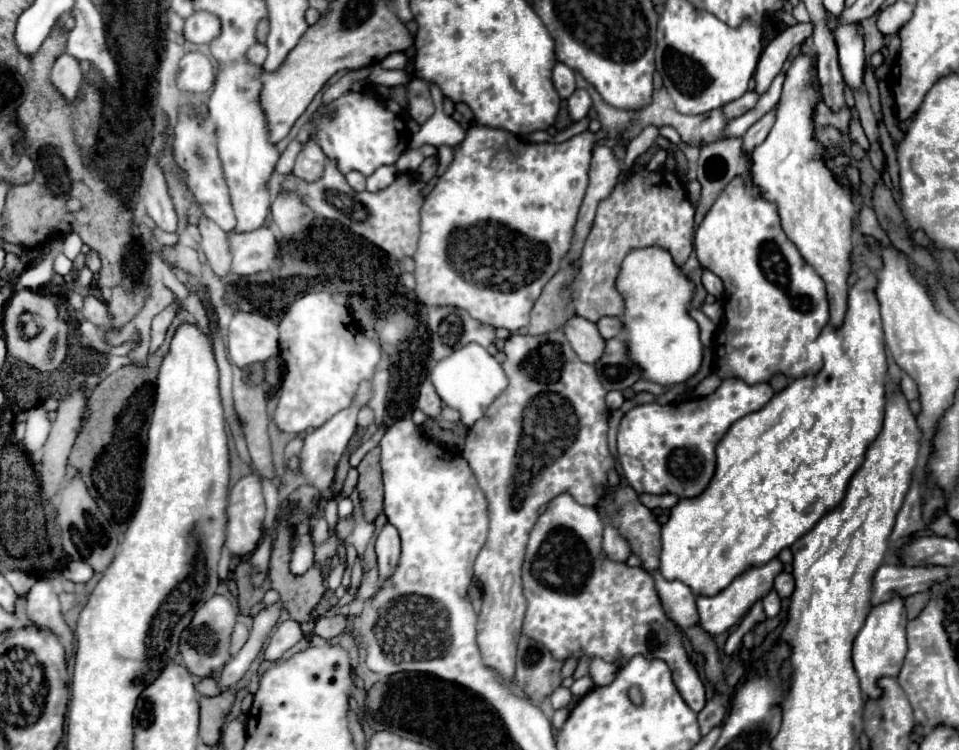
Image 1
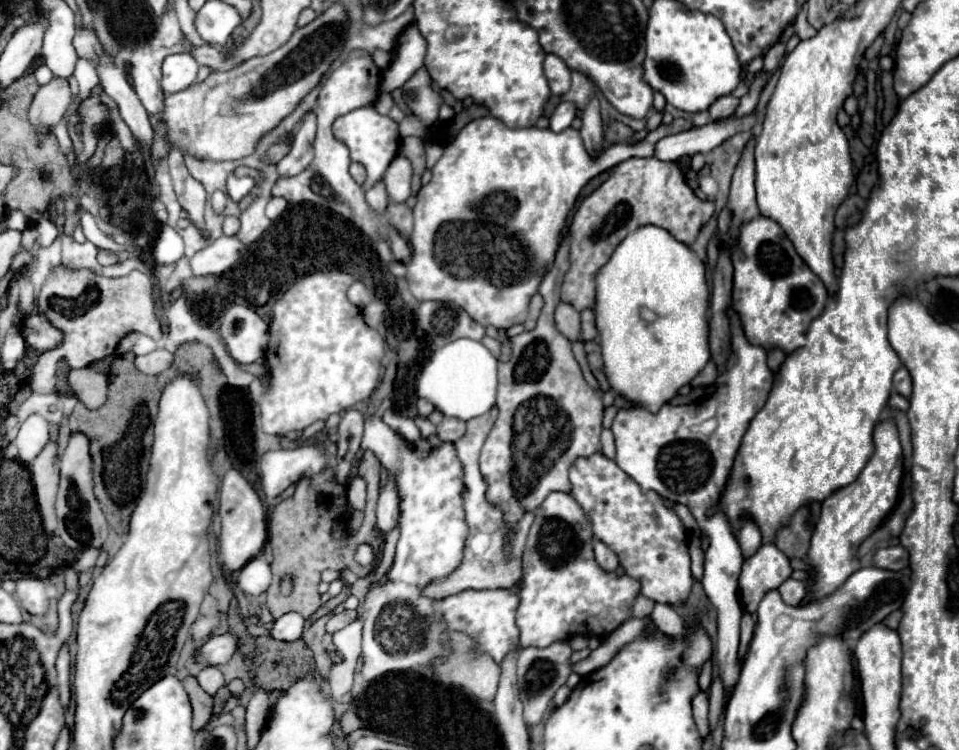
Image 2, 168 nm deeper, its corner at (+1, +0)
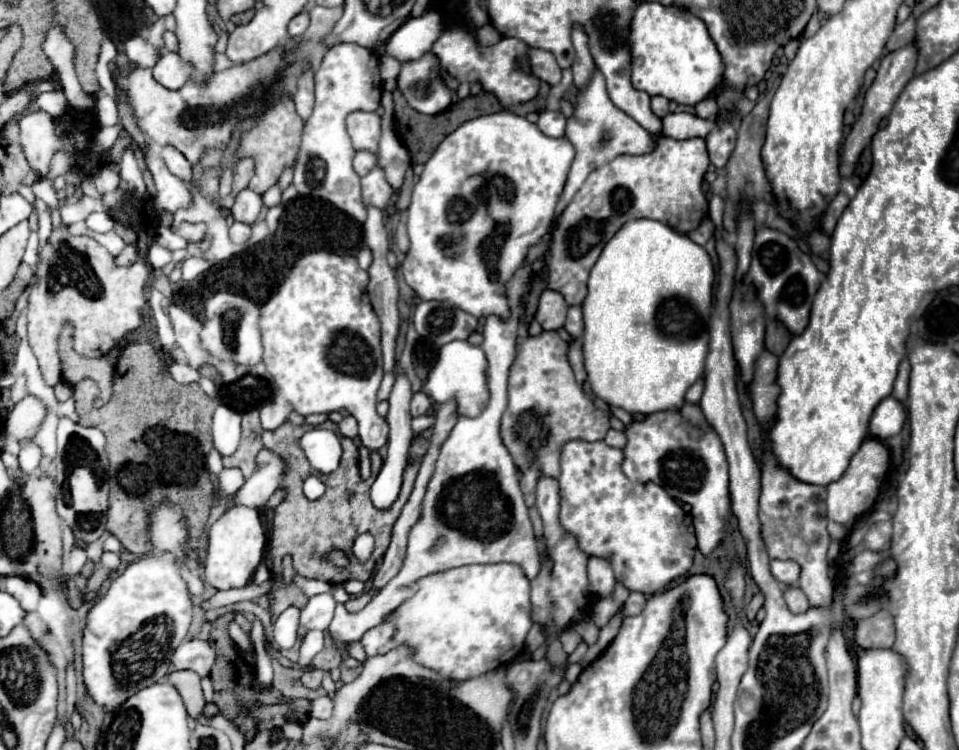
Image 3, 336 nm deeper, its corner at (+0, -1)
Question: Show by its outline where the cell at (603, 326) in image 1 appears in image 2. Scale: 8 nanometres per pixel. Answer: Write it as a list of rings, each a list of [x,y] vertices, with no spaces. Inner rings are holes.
[[[591,309],[581,313],[581,337],[583,337],[583,341],[591,341],[591,339],[599,337],[599,331],[595,325],[595,313]]]

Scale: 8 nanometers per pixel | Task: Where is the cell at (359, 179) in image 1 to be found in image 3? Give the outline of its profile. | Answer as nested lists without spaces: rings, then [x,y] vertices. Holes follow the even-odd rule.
[[[368,150],[356,152],[356,156],[354,156],[354,170],[356,170],[358,176],[368,174],[374,166],[376,166],[376,154],[372,154]]]

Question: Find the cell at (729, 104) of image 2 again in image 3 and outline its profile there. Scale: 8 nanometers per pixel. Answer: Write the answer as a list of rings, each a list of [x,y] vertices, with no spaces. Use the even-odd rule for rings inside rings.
[[[706,98],[706,100],[702,100],[702,102],[698,102],[696,106],[694,106],[694,114],[698,116],[698,118],[704,118],[704,120],[714,120],[716,116],[718,116],[718,104],[714,102],[714,98]]]

